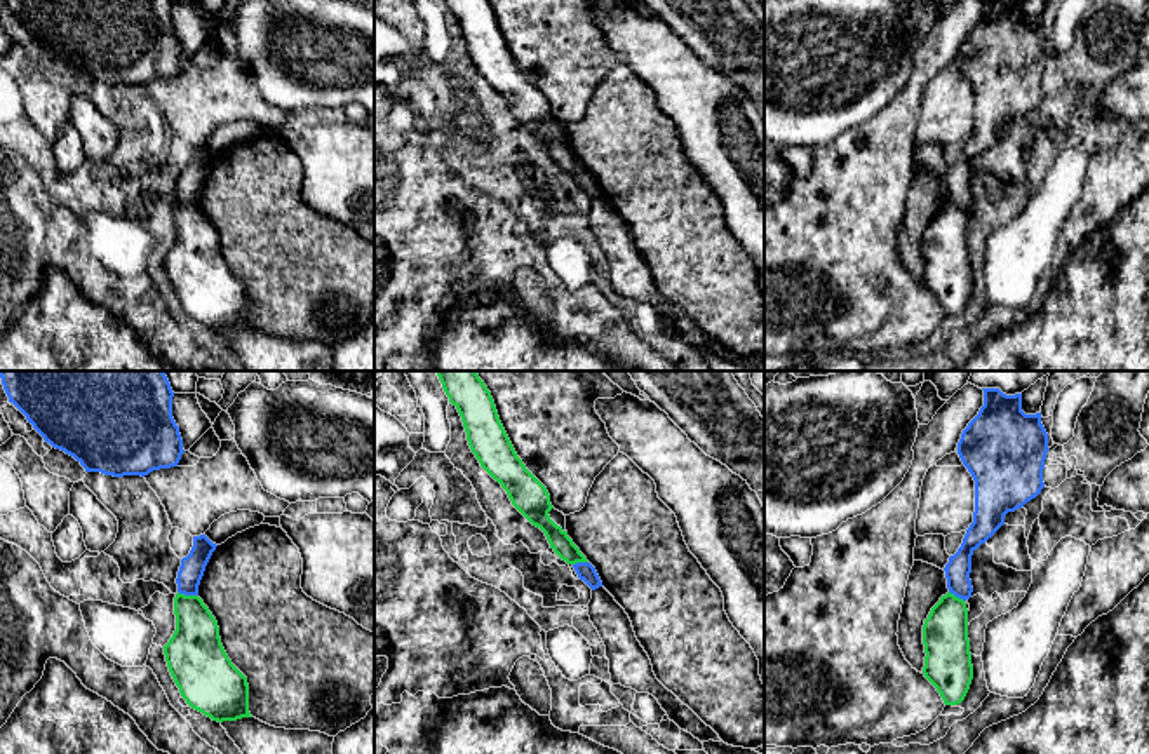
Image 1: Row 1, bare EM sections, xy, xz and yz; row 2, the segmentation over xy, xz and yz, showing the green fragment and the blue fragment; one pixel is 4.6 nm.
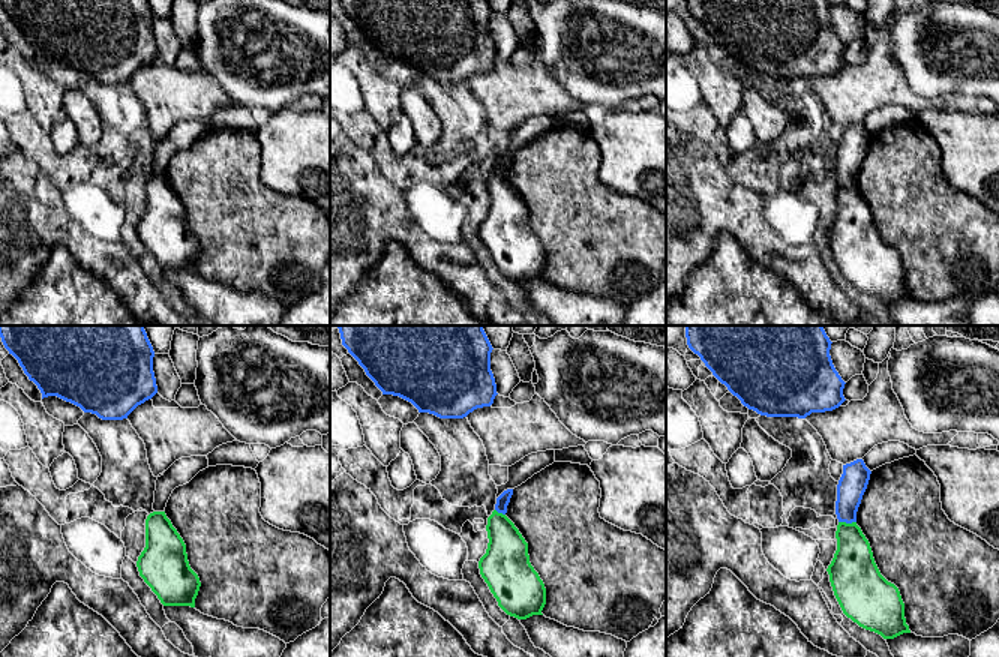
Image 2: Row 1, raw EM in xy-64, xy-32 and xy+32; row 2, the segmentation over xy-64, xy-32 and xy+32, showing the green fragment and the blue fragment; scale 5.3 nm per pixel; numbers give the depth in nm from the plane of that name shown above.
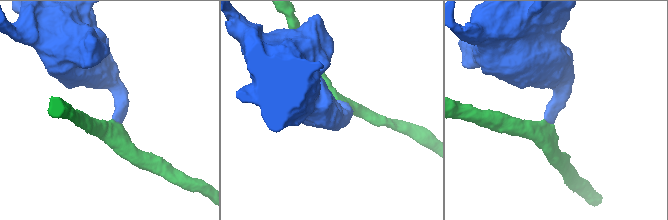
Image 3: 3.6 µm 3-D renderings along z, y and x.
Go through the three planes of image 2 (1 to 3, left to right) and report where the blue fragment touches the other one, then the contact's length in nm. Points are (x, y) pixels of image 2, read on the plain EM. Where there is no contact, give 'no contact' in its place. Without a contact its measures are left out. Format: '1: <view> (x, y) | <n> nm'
1: no contact
2: xy-32 (500, 177) | 70 nm
3: xy+32 (848, 188) | 100 nm

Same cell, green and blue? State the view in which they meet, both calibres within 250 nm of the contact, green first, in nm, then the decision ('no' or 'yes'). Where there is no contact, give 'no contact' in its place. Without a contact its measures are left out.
contact in xy; calibres 240 and 120 nm; no

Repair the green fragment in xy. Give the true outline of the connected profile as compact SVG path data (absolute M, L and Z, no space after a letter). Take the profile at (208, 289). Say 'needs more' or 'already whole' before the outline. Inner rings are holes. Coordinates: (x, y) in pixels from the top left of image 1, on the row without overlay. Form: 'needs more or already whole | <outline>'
already whole | M178 202L174 225L176 240L164 265L186 313L218 333L252 327L247 287L228 268L204 211Z

